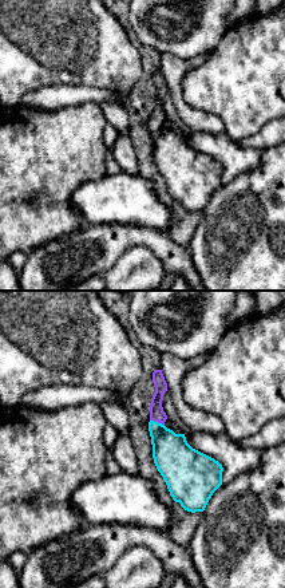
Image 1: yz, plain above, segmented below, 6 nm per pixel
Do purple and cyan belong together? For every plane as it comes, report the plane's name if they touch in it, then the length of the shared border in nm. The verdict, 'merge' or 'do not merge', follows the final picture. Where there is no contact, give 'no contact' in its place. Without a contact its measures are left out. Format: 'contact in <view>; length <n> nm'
contact in yz; length 90 nm

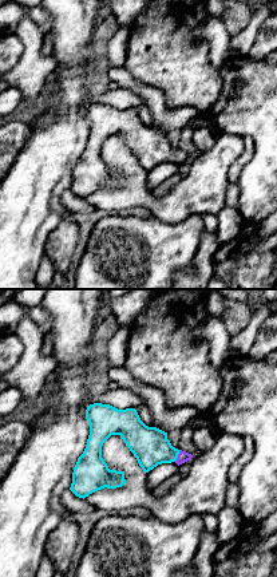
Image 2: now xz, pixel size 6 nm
contact in xz; length 80 nm

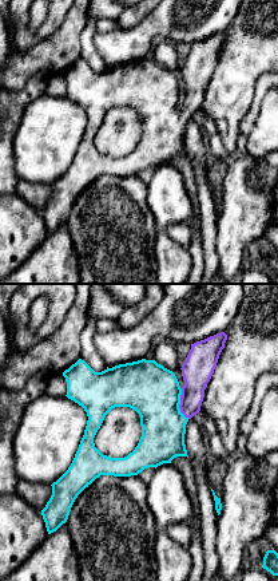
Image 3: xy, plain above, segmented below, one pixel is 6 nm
contact in xy; length 190 nm

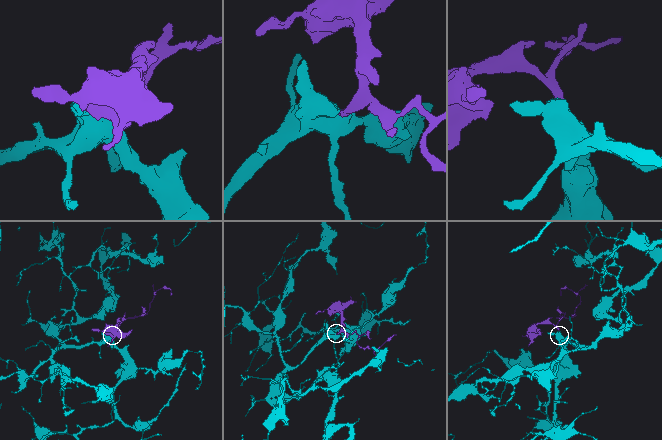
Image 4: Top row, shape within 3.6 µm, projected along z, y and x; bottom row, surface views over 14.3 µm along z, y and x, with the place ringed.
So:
merge

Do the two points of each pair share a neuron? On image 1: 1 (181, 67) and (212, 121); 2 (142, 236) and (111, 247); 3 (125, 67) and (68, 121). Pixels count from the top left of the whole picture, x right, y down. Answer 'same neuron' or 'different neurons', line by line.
1: same neuron
2: same neuron
3: different neurons

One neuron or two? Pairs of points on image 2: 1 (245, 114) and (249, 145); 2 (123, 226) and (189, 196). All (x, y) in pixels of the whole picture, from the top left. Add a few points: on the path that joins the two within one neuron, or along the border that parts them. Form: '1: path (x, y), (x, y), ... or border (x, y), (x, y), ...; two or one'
1: border (250, 135), (254, 142), (254, 153), (242, 166); two
2: border (151, 213), (165, 221), (182, 220); two

